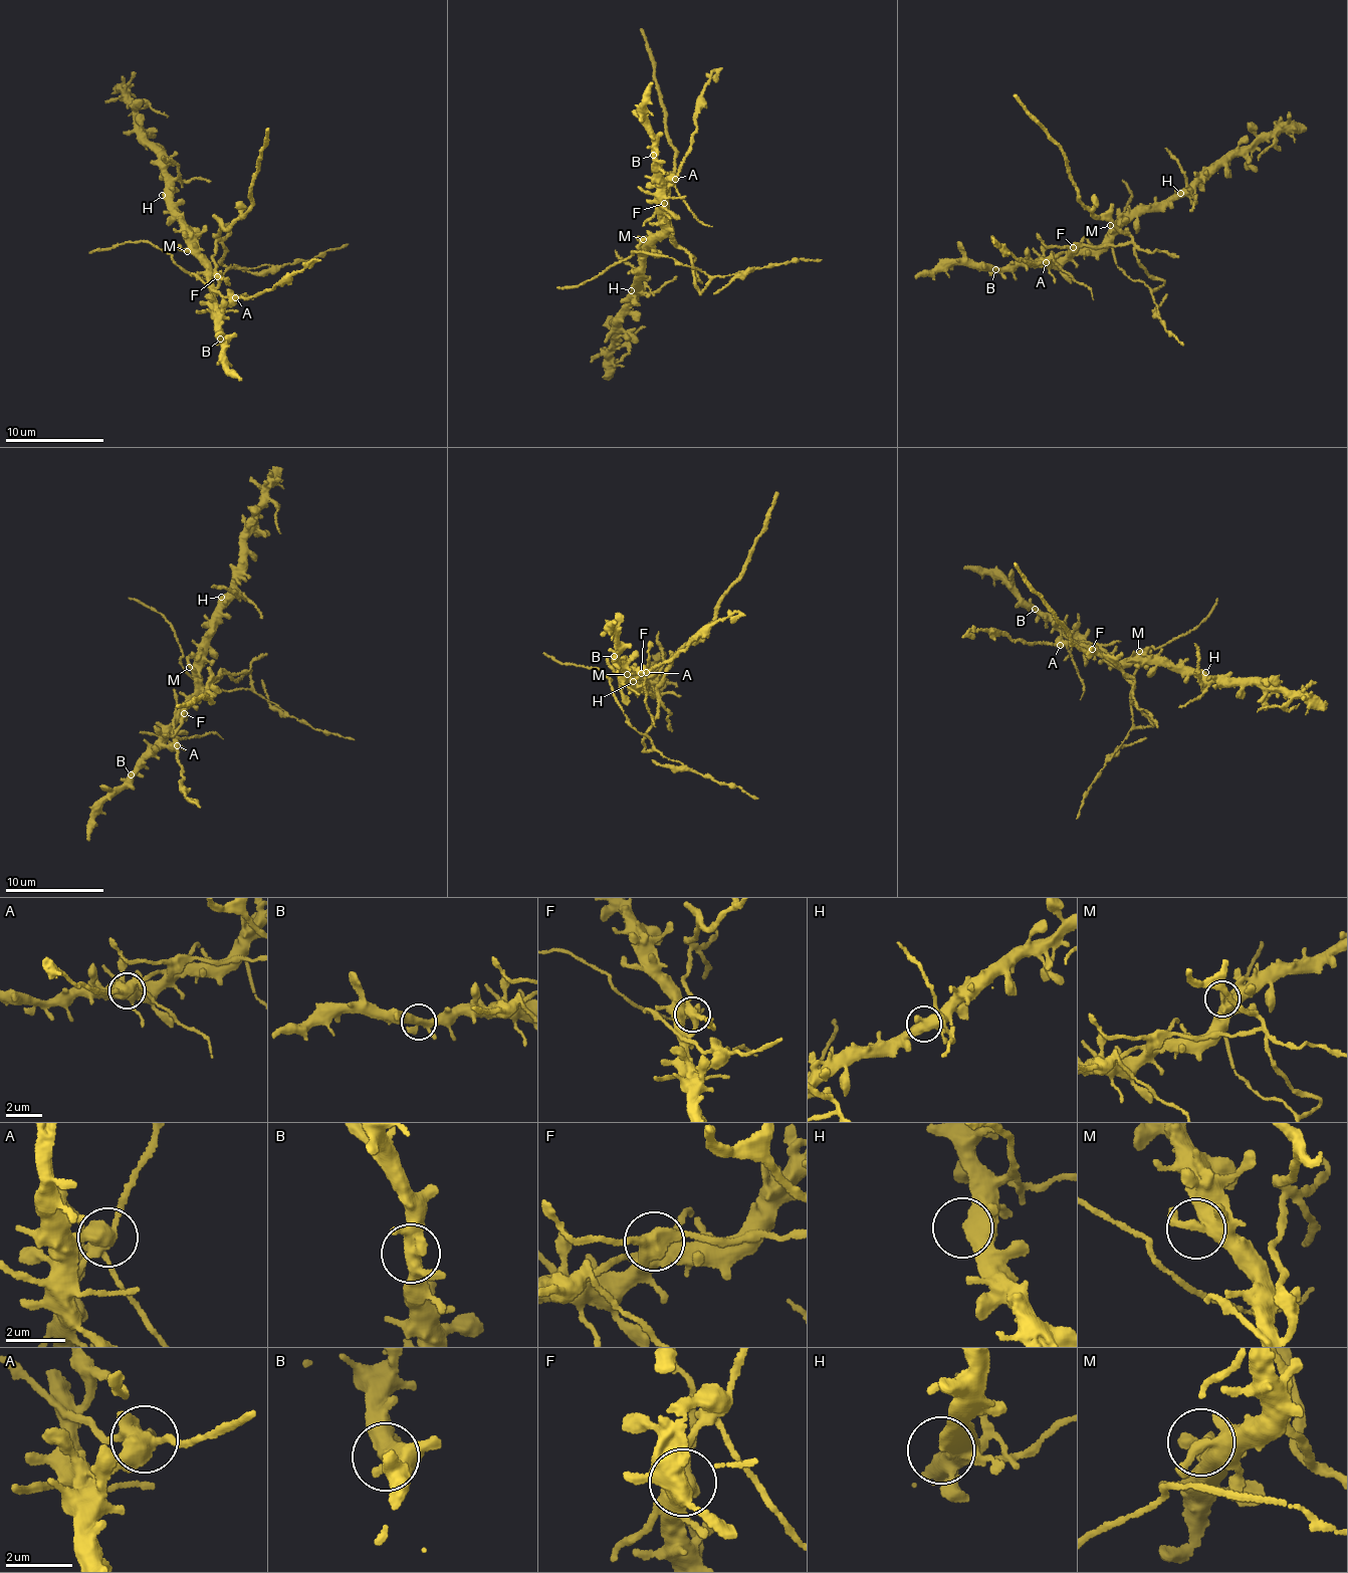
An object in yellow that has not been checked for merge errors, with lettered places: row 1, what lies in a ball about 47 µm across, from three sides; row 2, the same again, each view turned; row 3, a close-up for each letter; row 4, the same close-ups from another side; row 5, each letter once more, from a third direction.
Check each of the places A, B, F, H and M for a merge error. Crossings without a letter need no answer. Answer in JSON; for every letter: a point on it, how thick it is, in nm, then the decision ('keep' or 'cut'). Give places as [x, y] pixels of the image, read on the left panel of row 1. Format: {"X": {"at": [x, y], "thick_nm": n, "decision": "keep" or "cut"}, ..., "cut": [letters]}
{"A": {"at": [235, 297], "thick_nm": 440, "decision": "cut"}, "B": {"at": [220, 339], "thick_nm": 400, "decision": "keep"}, "F": {"at": [217, 276], "thick_nm": 400, "decision": "cut"}, "H": {"at": [162, 195], "thick_nm": 340, "decision": "keep"}, "M": {"at": [187, 251], "thick_nm": 360, "decision": "keep"}, "cut": ["A", "F"]}

